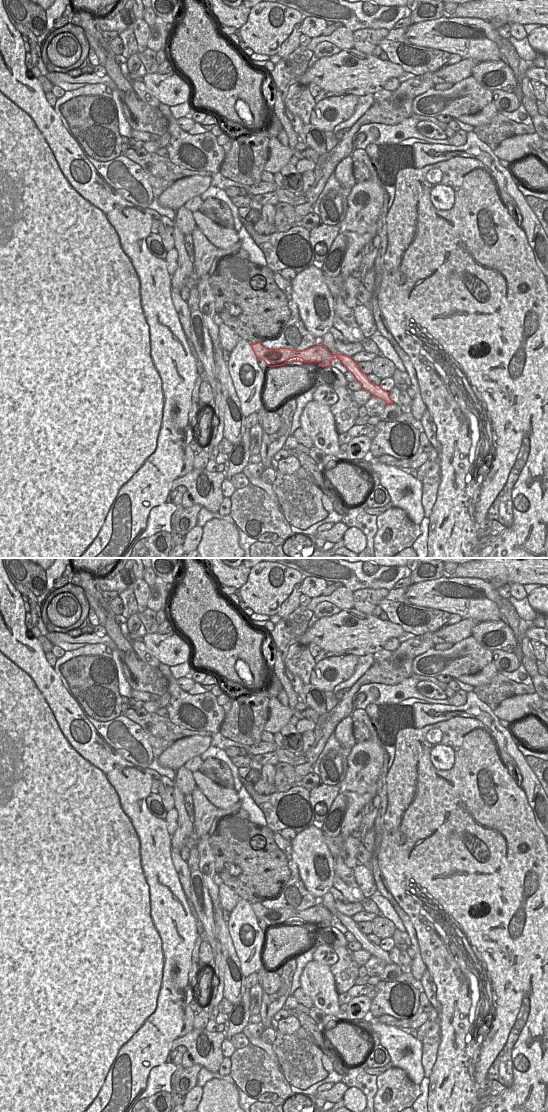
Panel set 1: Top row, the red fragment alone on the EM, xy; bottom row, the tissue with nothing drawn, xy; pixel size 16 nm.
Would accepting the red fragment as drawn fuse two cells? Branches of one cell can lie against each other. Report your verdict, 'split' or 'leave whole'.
split

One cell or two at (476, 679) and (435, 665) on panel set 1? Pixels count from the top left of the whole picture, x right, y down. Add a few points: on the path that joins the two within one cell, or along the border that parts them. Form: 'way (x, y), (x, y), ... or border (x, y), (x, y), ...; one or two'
border (485, 666), (475, 673), (462, 674), (457, 678); two

